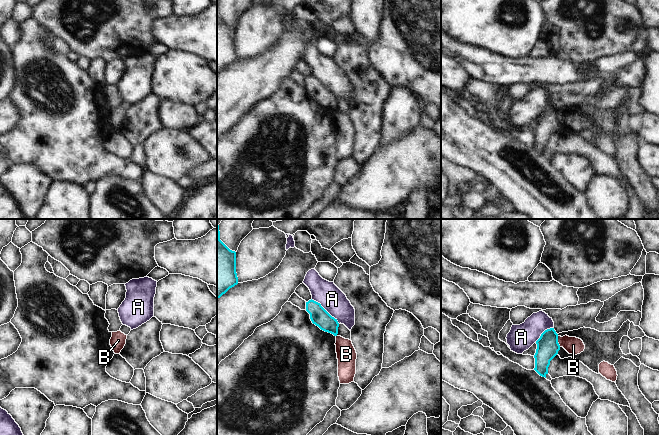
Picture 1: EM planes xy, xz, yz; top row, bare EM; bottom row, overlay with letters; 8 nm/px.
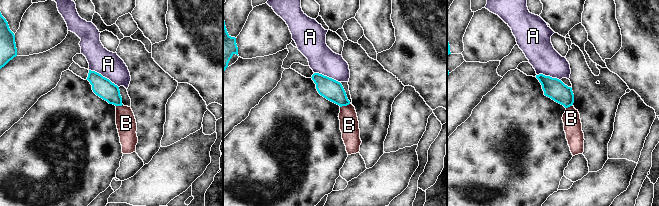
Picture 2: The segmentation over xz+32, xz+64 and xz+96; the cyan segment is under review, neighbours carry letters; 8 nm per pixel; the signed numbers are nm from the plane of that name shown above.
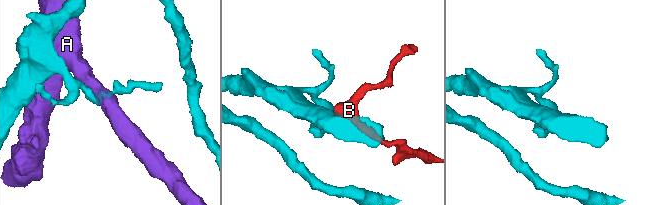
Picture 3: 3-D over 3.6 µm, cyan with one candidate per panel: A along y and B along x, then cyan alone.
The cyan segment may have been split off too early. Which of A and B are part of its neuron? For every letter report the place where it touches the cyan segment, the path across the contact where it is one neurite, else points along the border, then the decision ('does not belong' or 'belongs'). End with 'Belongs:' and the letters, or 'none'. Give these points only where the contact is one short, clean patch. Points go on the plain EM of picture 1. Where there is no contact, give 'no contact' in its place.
A: contact xz (324, 85); border xz (311, 75), (318, 78), (339, 99); does not belong
B: contact yz (557, 117); border yz (557, 112), (557, 118), (560, 122); does not belong
Belongs: none

